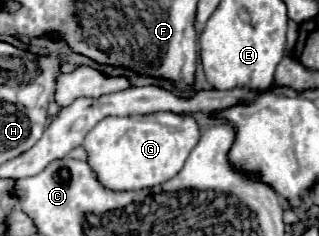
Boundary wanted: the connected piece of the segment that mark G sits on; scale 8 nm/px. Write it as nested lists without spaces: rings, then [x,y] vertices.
[[[150,113],[102,119],[84,139],[88,163],[108,189],[144,189],[172,179],[200,139],[196,121],[188,115]]]

